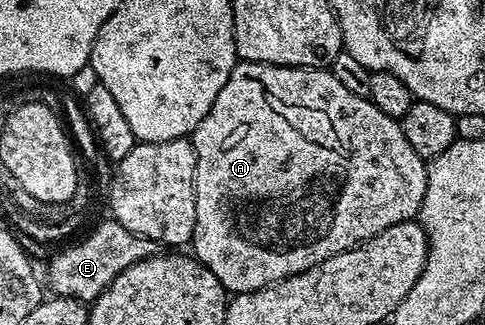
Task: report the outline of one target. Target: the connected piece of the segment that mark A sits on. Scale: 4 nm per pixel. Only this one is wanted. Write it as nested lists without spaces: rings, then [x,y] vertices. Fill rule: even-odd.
[[[238,62],[231,70],[227,82],[218,88],[211,110],[202,115],[199,126],[191,133],[191,139],[197,155],[197,169],[193,175],[195,230],[191,252],[233,294],[254,292],[269,284],[286,280],[289,276],[306,272],[311,266],[335,254],[346,252],[348,248],[355,248],[358,244],[375,238],[375,234],[387,230],[387,226],[414,219],[421,211],[423,194],[427,190],[429,170],[426,161],[415,154],[415,150],[411,150],[411,142],[407,142],[400,123],[383,114],[383,110],[379,110],[379,106],[375,106],[368,98],[351,94],[351,90],[341,85],[332,71],[324,68],[284,68],[278,64]]]

